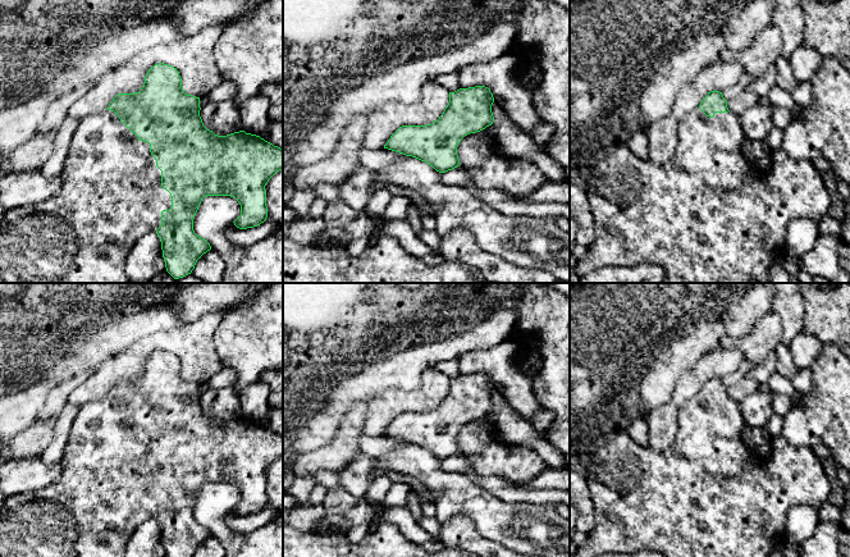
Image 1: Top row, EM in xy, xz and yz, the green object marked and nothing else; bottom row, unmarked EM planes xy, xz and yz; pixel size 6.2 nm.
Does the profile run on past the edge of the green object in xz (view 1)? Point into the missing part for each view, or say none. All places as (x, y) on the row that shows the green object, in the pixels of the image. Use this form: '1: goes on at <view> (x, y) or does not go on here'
1: does not go on here

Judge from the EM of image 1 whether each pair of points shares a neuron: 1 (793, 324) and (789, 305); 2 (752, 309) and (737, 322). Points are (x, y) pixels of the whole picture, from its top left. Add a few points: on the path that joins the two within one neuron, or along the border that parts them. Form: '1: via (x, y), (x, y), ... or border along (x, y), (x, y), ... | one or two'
1: via (793, 319), (790, 310) | one
2: via (748, 311), (741, 318) | one

